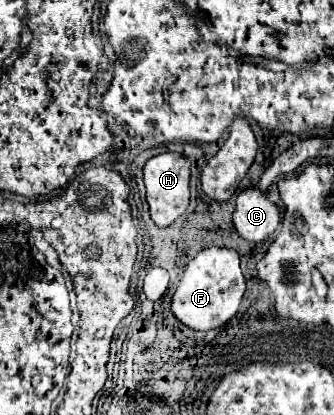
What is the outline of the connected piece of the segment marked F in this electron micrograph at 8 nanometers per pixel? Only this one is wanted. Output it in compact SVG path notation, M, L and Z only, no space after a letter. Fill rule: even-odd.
M207 247L199 251L199 255L187 263L185 273L177 285L171 303L173 315L195 331L209 331L227 323L237 313L245 293L245 277L239 263L239 253L235 249Z

